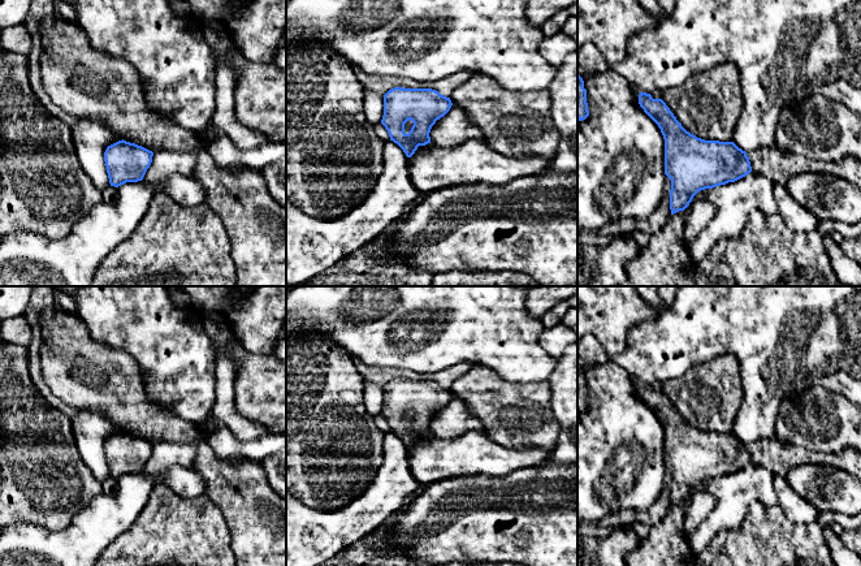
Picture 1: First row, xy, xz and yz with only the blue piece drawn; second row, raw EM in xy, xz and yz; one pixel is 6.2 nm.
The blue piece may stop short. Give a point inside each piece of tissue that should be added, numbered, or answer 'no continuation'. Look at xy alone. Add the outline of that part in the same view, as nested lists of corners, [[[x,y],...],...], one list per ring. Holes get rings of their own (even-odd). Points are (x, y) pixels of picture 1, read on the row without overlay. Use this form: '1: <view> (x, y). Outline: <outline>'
no continuation

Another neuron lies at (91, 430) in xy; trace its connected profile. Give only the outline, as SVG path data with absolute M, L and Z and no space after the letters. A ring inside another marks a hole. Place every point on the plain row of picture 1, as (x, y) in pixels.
M88 410L77 411L70 422L82 461L100 483L111 478L104 444L108 437L122 432L121 427L104 415Z

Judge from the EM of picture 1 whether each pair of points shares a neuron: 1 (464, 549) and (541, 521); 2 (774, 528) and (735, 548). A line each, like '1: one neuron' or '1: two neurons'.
1: one neuron
2: one neuron

